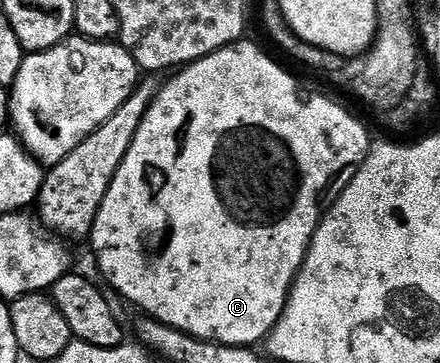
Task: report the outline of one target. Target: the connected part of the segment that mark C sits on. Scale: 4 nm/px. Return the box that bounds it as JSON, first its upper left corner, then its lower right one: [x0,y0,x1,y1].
[92,41,372,347]

